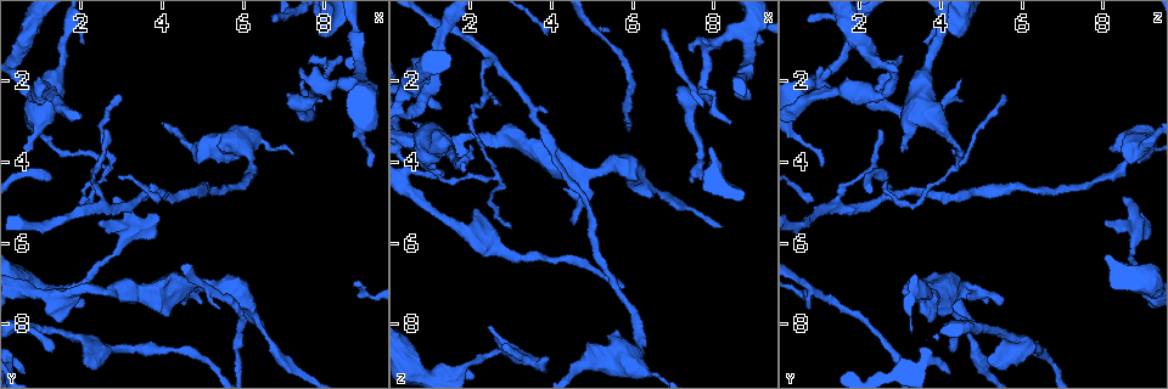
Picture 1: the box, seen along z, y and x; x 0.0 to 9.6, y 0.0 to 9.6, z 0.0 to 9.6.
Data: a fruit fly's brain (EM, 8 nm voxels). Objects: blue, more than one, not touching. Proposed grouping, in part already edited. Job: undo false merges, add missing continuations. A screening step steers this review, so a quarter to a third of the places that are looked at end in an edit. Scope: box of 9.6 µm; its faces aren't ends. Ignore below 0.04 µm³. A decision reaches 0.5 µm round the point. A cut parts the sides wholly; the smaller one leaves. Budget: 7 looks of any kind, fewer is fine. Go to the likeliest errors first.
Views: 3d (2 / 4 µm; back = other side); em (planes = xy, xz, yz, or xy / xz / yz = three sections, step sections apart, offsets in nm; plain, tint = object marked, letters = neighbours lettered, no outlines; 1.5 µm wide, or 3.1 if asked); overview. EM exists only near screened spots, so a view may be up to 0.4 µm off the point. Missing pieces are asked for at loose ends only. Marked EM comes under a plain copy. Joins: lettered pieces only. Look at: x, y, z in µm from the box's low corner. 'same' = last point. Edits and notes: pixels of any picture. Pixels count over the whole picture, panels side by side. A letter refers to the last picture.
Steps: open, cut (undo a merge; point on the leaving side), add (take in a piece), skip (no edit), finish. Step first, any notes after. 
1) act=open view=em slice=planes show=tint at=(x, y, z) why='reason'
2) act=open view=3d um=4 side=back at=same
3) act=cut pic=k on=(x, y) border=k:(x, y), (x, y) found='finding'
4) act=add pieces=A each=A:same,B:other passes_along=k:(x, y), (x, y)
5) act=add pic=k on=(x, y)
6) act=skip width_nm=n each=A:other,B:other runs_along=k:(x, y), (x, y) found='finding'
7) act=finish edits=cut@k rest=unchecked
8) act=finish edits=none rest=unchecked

act=open view=em slice=xy step=4 show=tint at=(2.35, 4.20, 2.50) why='abrupt turn'

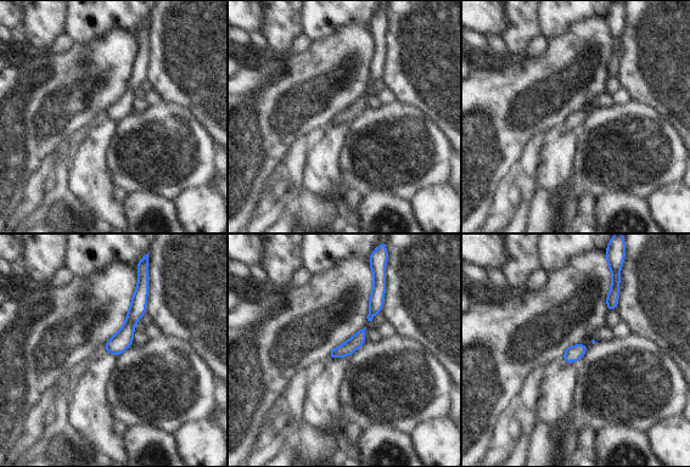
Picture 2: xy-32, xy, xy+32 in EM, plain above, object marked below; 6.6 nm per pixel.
act=open view=em slice=planes show=letters at=same

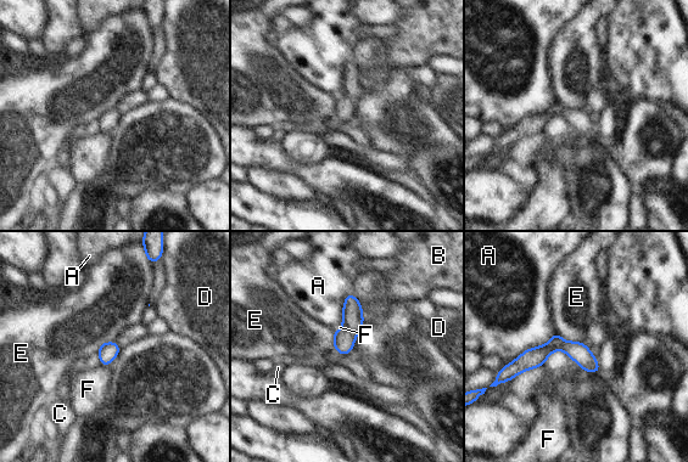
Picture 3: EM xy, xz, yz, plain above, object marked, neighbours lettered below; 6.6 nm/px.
act=skip each=A:other,B:other,C:other,D:other,E:other,F:other border=3:(555, 331), (568, 342), (580, 342) found='all the same cell'

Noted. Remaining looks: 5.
act=open view=em slice=xz step=4 show=letters at=(2.85, 4.85, 8.45)

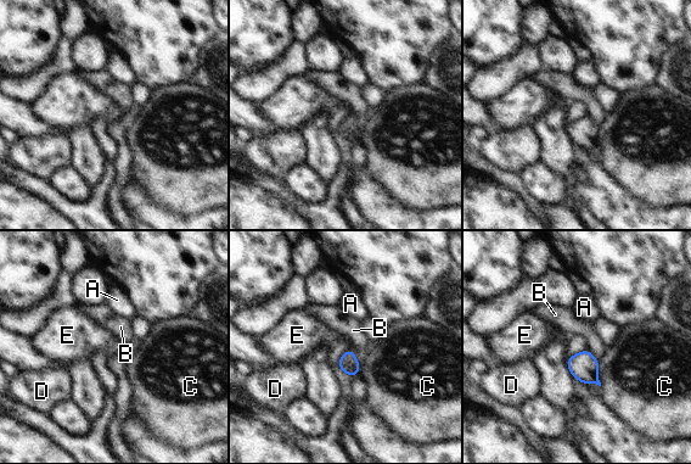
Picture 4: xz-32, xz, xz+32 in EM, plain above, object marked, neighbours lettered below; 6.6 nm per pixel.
act=open view=em slice=planes show=letters at=same why='another direction'

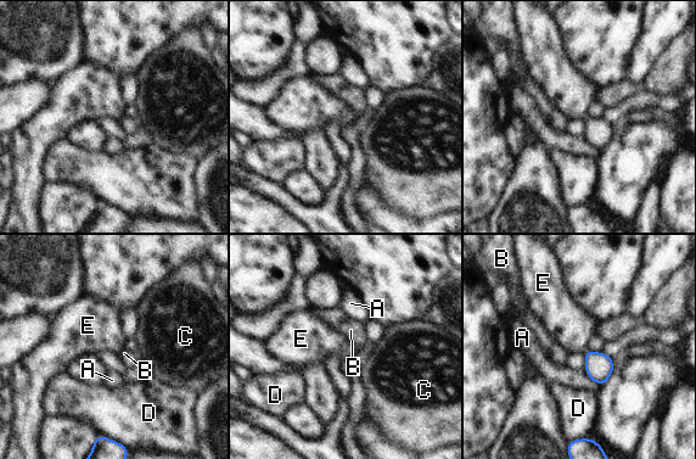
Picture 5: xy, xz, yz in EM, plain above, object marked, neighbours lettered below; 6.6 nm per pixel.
act=skip longest_contact=A:160nm each=A:other,B:other,C:other,D:other,E:other border=5:(588, 350), (584, 353) found='no lettered piece goes on from it'

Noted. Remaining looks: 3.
act=open view=3d um=2 side=back at=(2.65, 4.15, 4.30) why='abrupt turn'

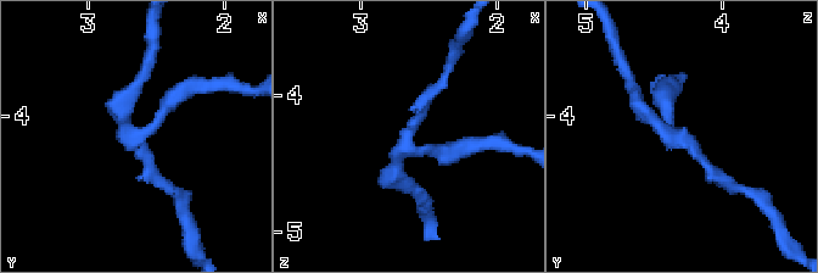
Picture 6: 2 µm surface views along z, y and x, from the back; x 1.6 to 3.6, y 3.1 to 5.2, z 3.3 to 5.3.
act=open view=em slice=xy step=8 show=tint at=(2.60, 4.16, 4.34) why='need the tissue'

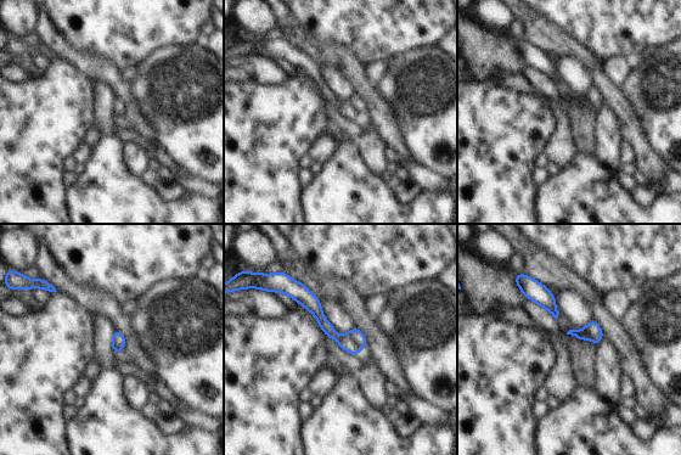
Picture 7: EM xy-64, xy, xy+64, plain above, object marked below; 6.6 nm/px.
act=open view=em slice=planes show=letters at=same why='another direction'

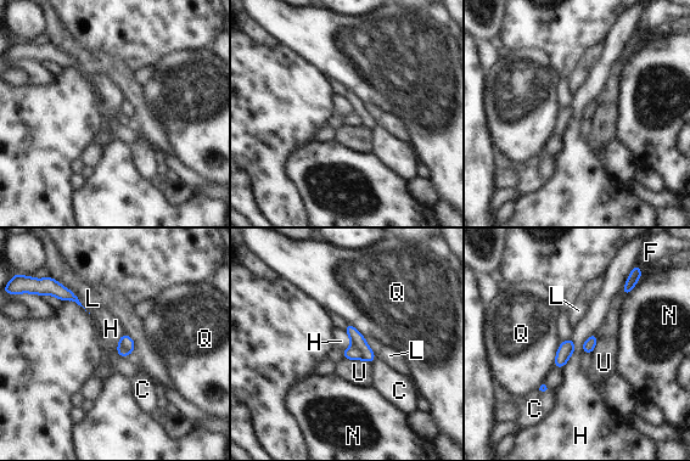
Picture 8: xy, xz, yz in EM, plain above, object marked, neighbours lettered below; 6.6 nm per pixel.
act=cut pic=8 on=(352, 353) width_nm=100 each=C:other,F:other,H:other,L:other,N:other,Q:other,U:other border=8:(353, 344), (362, 358) found='two cells meet here'

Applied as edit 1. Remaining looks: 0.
act=finish edits=cut@8 rest=unchecked

